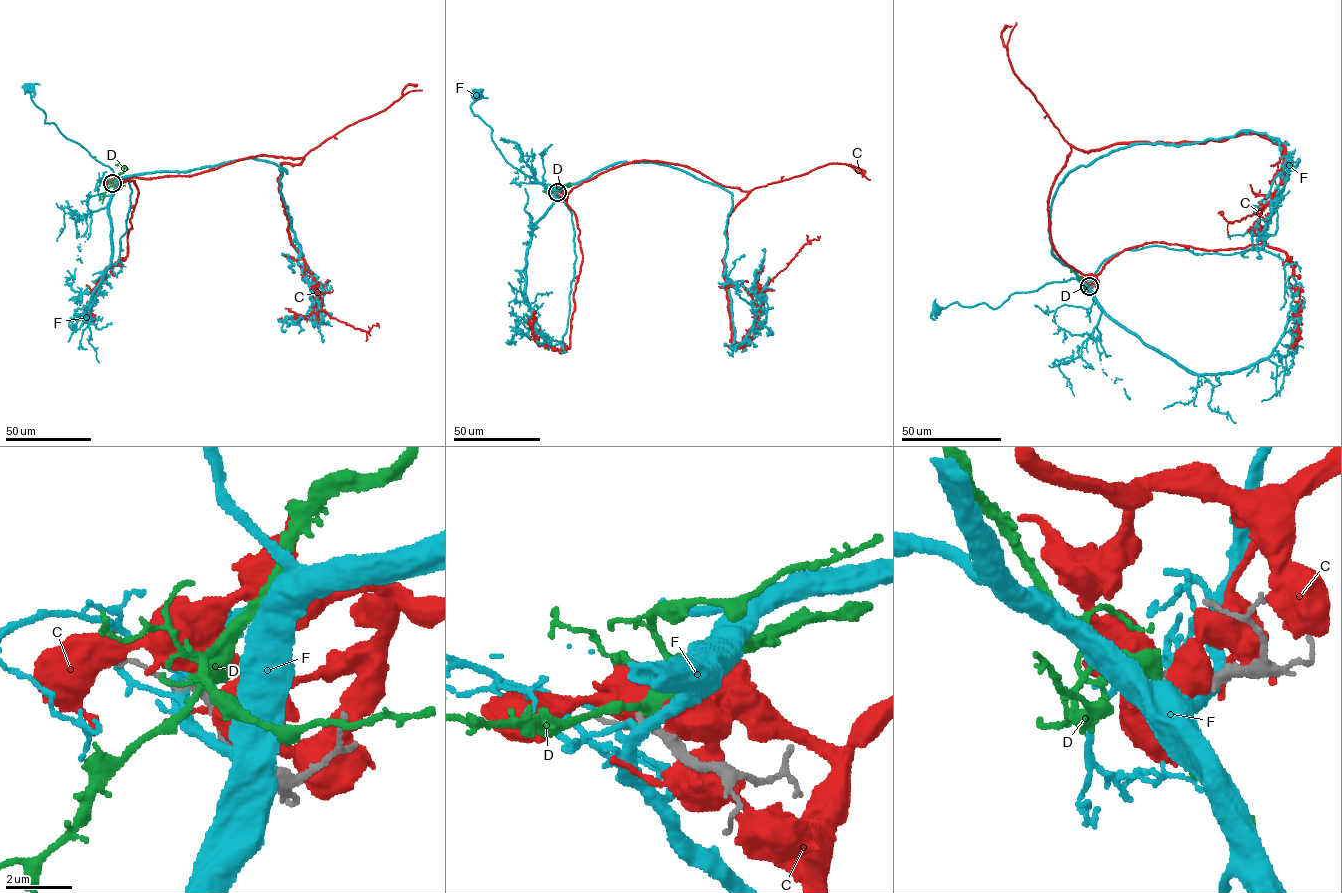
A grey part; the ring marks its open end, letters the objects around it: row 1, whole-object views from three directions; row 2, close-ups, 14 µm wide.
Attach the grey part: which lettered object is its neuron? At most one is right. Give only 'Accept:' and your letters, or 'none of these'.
Accept: D

